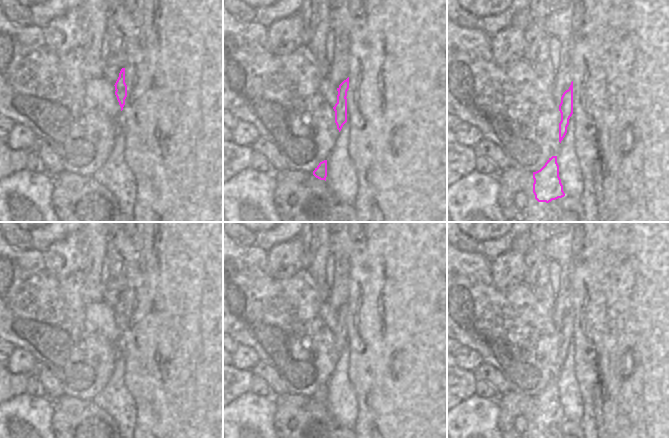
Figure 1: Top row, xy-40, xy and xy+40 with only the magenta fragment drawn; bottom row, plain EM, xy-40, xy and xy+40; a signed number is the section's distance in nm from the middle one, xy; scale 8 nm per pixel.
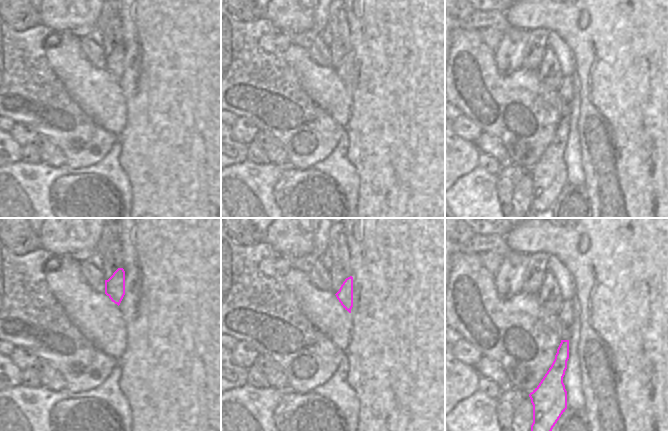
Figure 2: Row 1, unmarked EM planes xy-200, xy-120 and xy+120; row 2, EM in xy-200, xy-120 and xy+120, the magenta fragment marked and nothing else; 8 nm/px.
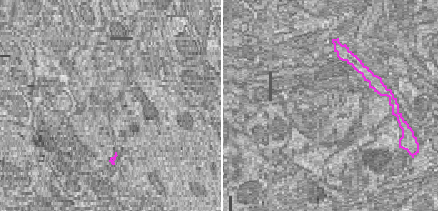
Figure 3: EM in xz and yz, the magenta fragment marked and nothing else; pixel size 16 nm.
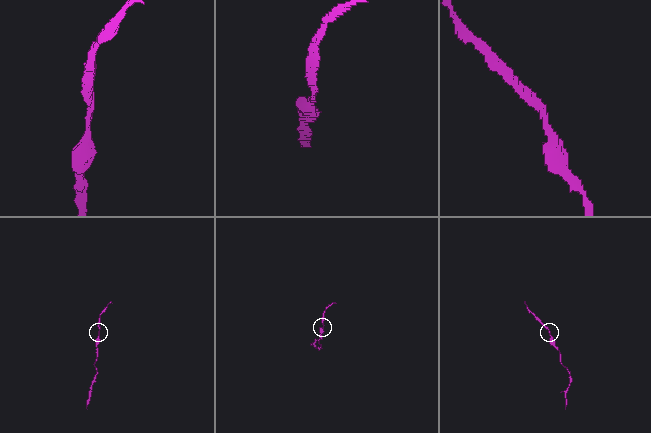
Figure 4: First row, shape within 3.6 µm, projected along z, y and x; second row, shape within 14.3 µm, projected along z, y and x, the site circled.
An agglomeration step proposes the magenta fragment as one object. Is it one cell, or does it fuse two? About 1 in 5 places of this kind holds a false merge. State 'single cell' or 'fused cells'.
single cell

